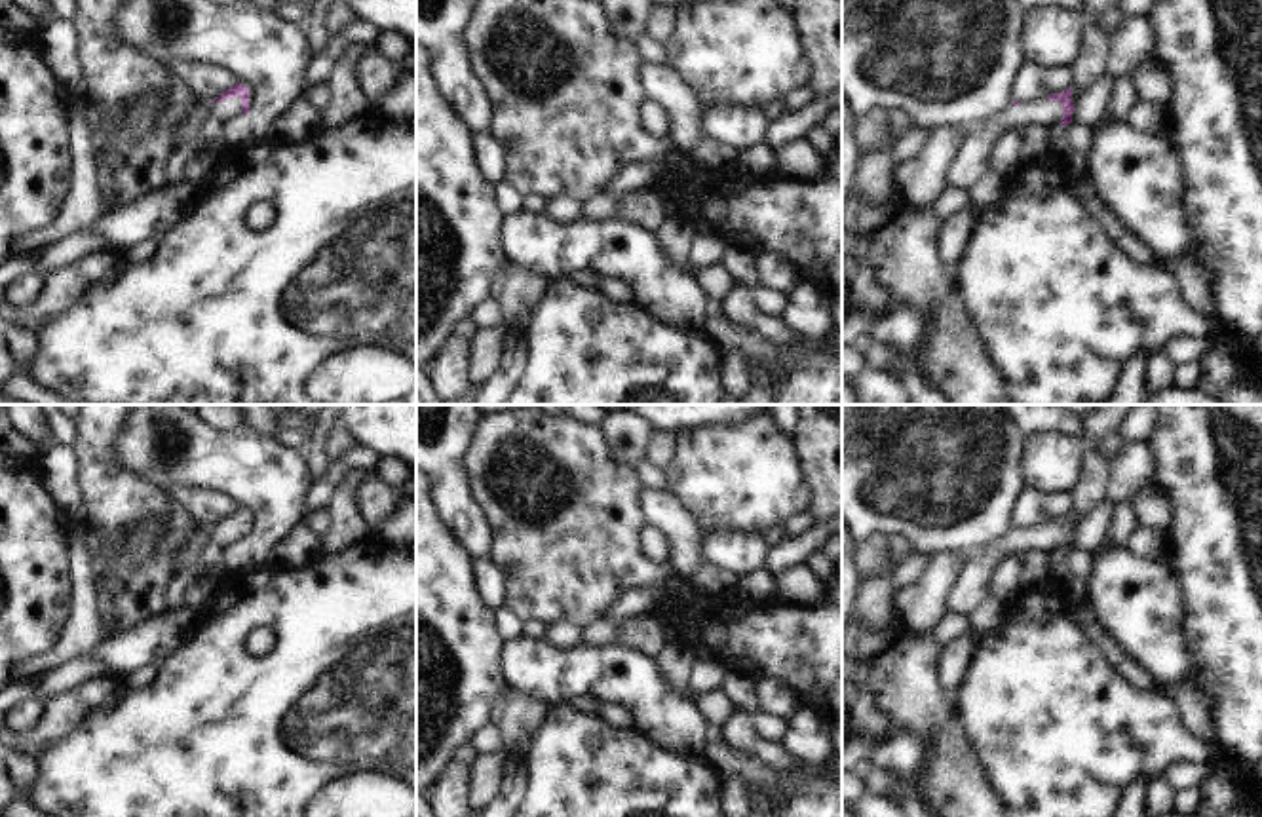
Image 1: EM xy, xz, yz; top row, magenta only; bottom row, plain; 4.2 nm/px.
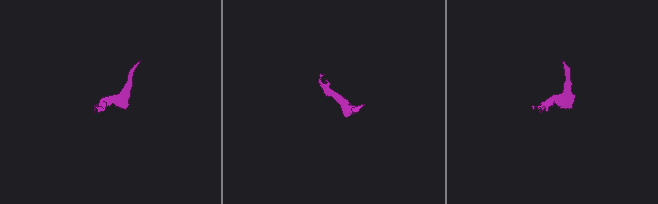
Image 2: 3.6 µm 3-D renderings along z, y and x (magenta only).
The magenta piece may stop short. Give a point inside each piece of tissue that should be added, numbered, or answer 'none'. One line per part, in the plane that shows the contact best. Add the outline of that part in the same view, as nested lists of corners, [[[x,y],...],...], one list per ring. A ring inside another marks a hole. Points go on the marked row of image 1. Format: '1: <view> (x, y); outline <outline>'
1: xy (221, 113); outline [[[230,97],[209,104],[209,124],[213,131],[220,131],[222,127],[236,124],[241,118],[243,118],[243,112],[241,112],[239,97]]]

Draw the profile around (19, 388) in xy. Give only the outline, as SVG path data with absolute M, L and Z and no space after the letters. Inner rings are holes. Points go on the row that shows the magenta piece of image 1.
M17 372L0 384L0 393L21 405L78 405Z

